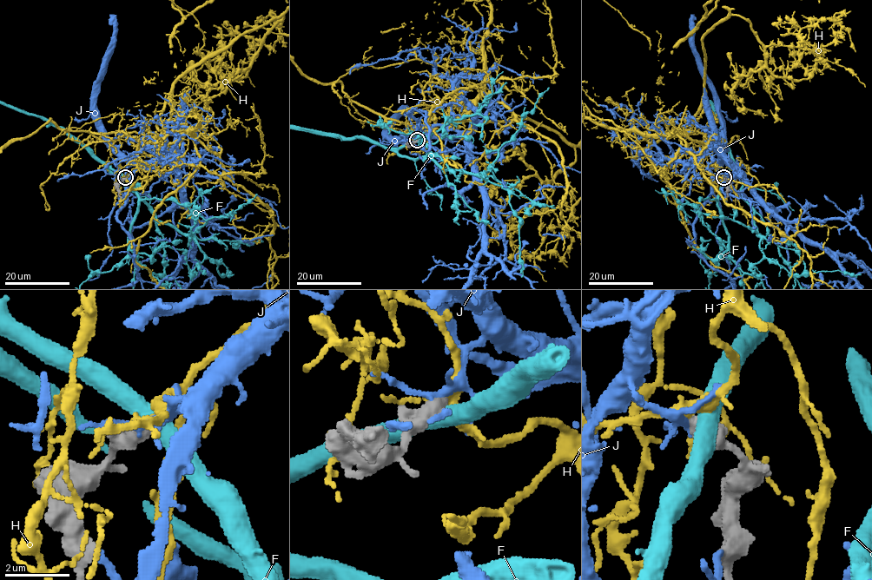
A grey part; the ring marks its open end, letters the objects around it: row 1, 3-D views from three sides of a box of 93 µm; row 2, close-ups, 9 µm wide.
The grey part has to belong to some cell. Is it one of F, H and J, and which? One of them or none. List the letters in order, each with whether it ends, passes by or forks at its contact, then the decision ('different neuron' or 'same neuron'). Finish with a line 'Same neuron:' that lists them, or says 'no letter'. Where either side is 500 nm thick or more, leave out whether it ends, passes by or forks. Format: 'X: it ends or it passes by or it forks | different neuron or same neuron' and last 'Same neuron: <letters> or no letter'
F: different neuron
H: different neuron
J: different neuron
Same neuron: no letter

